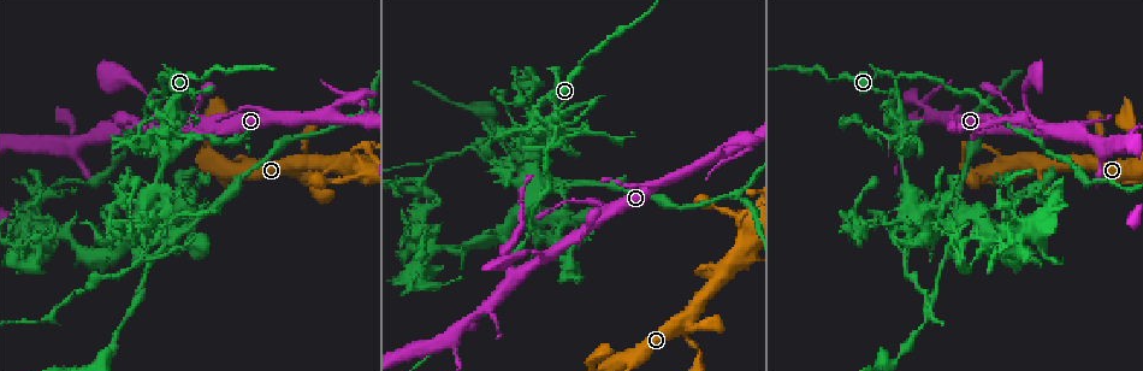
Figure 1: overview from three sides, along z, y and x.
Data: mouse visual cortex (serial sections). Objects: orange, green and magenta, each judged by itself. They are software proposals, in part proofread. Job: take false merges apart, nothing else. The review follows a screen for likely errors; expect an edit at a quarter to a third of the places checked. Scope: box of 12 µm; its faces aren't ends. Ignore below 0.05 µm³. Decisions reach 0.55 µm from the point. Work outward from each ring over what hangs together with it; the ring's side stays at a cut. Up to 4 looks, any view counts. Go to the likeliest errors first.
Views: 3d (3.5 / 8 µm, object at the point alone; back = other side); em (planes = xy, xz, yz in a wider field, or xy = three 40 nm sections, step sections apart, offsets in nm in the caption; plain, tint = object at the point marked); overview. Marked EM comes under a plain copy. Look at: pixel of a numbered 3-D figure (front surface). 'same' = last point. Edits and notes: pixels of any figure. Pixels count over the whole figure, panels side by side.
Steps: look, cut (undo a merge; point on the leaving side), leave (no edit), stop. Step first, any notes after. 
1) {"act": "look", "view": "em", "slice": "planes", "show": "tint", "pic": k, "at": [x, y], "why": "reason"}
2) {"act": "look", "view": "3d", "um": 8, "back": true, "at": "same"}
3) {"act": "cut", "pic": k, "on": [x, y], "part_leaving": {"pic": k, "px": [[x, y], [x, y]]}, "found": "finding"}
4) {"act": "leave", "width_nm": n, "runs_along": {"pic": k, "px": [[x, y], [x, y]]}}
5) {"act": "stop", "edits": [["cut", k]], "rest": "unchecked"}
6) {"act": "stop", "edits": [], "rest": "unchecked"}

{"act": "look", "view": "3d", "um": 3.5, "pic": 1, "at": [898, 89], "why": "abrupt turn"}

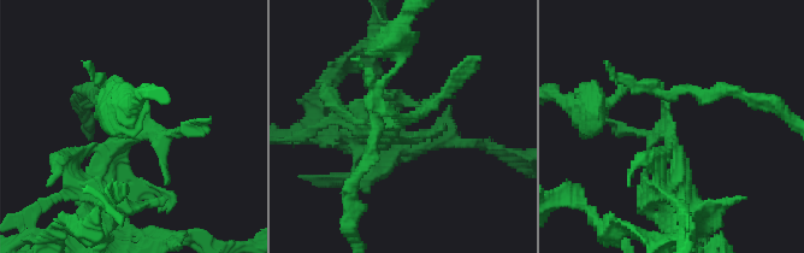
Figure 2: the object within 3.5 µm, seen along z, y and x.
{"act": "cut", "pic": 2, "on": [671, 133], "found": "a second cell is stuck on"}

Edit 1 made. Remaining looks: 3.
{"act": "look", "view": "em", "slice": "xy", "step": 5, "show": "tint", "pic": 1, "at": [461, 329], "why": "branch point"}

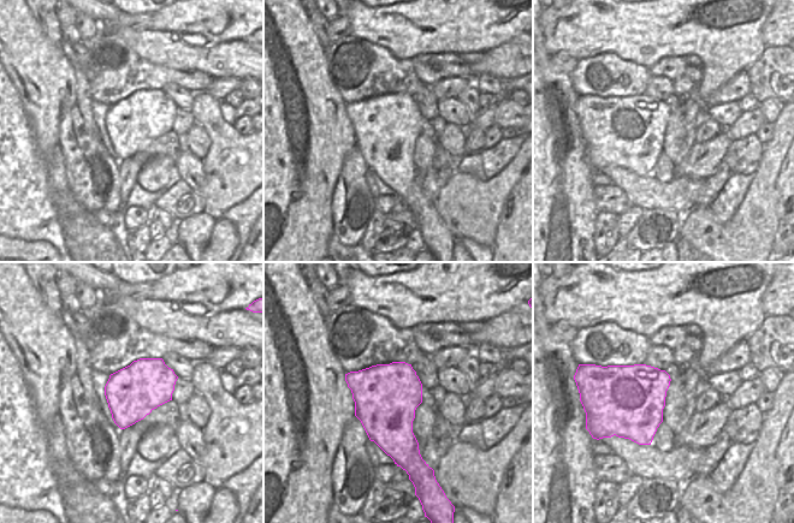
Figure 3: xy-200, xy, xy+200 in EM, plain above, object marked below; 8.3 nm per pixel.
{"act": "look", "view": "3d", "um": 3.5, "at": "same"}

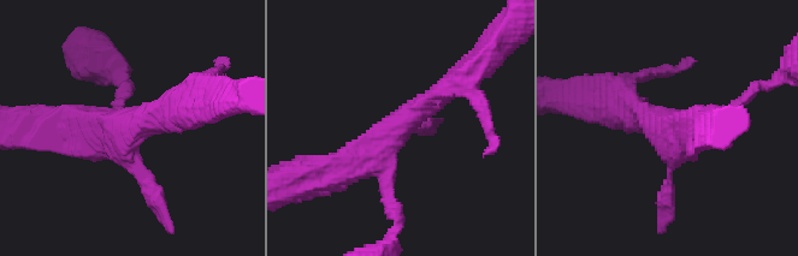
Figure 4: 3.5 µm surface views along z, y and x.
{"act": "leave", "found": "continuous, no second cell"}

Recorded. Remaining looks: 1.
{"act": "stop", "edits": [["cut", 2]], "rest": "unchecked"}

